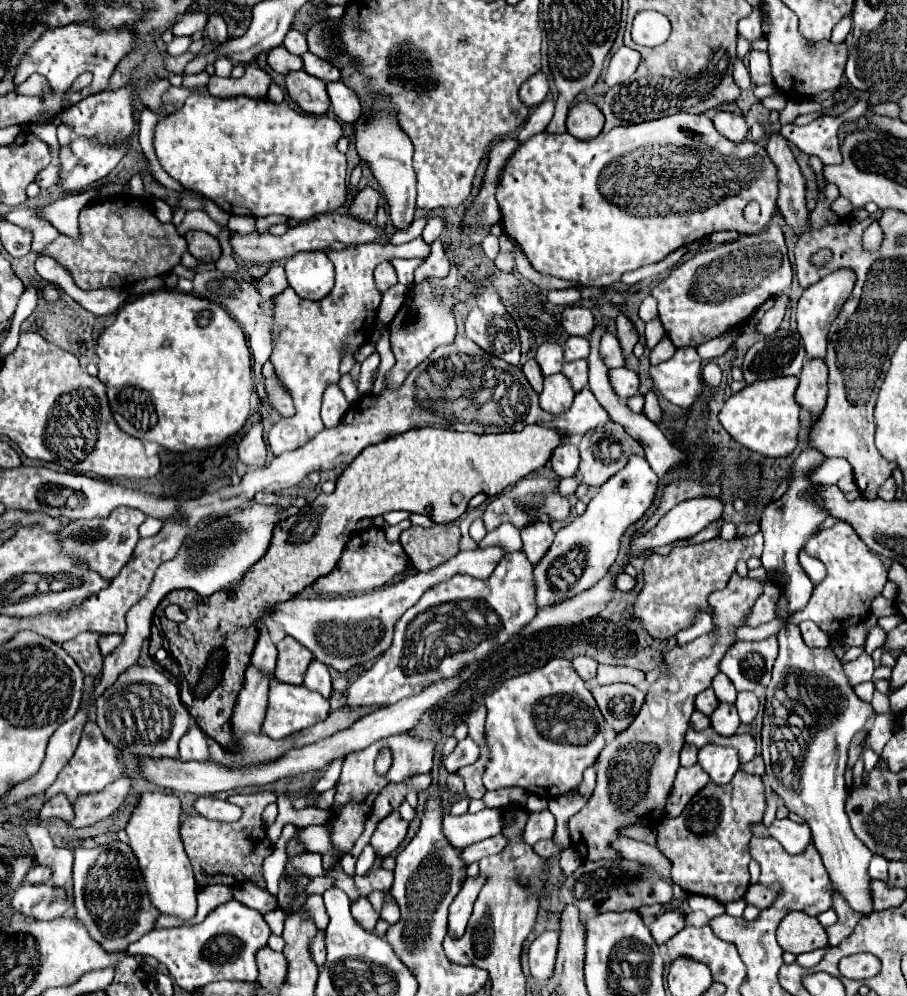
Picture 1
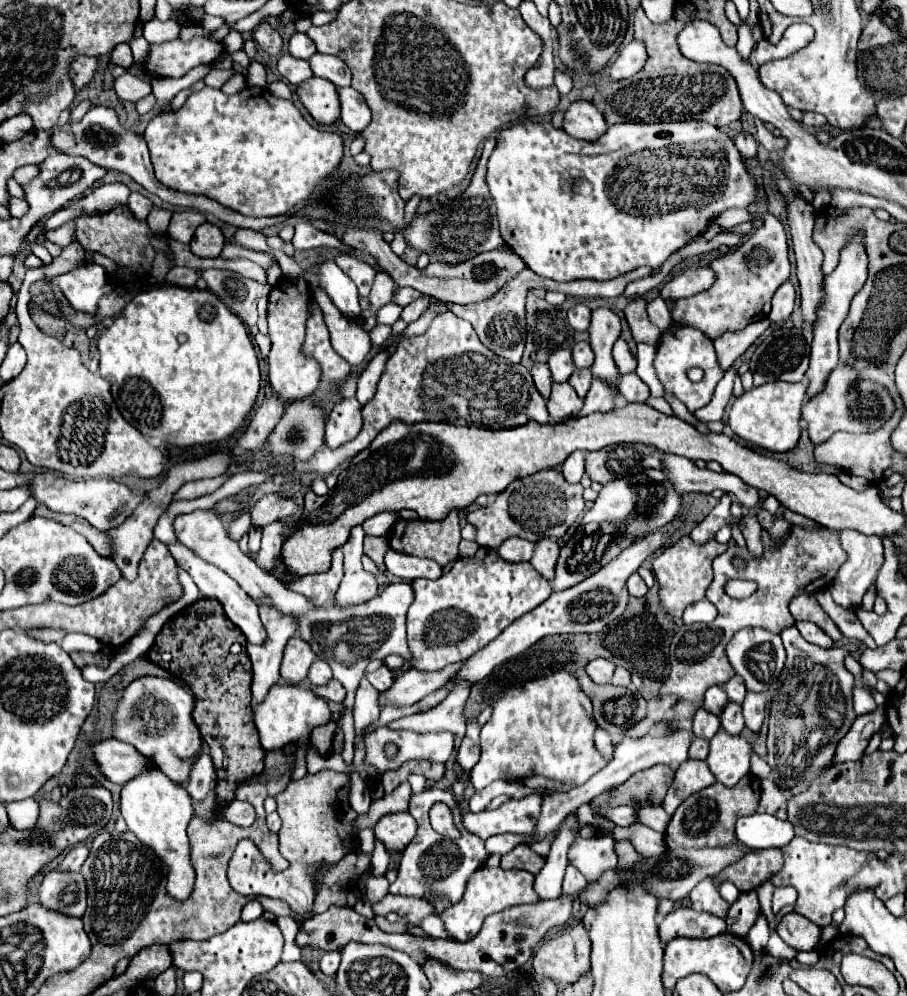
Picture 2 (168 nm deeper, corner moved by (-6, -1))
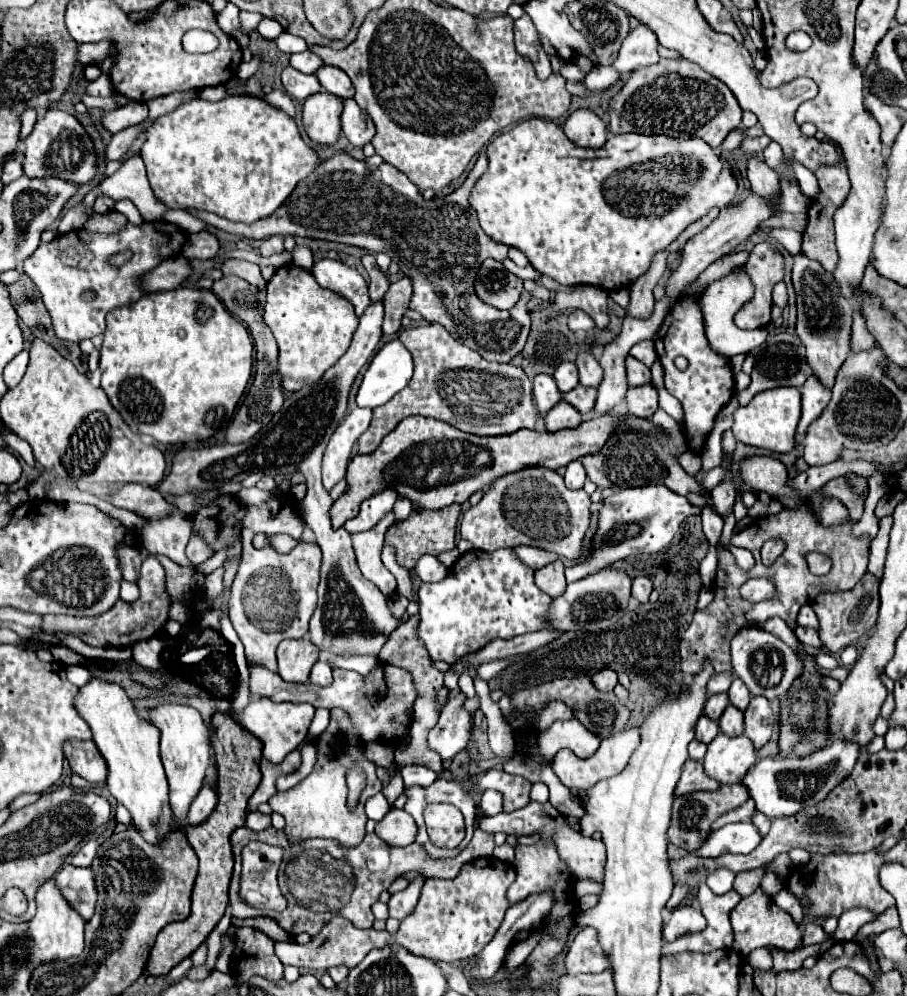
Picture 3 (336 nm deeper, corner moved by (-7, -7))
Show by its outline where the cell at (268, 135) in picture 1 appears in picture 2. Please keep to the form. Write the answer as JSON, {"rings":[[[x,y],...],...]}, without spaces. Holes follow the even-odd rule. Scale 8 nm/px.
{"rings":[[[205,87],[191,93],[175,113],[159,113],[143,135],[155,177],[177,191],[205,195],[245,217],[277,217],[299,201],[309,199],[319,183],[337,169],[343,157],[339,135],[311,127],[293,101],[271,95],[265,87],[245,87],[241,93],[225,95],[221,89]]]}

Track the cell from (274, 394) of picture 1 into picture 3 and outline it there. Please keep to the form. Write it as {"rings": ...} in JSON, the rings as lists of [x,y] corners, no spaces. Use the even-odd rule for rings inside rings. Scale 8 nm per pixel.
{"rings":[[[296,265],[280,267],[268,281],[264,309],[264,321],[278,343],[278,375],[286,393],[318,383],[328,367],[348,351],[352,335],[358,327],[352,303],[330,289],[322,289],[310,271]]]}

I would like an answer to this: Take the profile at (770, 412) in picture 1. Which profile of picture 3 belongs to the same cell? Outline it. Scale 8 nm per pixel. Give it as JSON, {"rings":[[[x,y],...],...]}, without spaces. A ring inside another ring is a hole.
{"rings":[[[776,387],[758,393],[748,405],[740,407],[734,413],[732,433],[740,443],[770,449],[774,453],[788,453],[796,445],[794,433],[798,421],[800,421],[800,391],[796,387]]]}

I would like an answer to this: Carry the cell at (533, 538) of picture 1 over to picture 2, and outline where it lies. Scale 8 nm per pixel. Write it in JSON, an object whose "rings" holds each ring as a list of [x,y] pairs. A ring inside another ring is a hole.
{"rings":[[[541,539],[541,541],[535,543],[535,553],[533,553],[531,565],[547,581],[553,581],[557,557],[559,557],[559,545],[555,541],[551,541],[551,539]]]}

